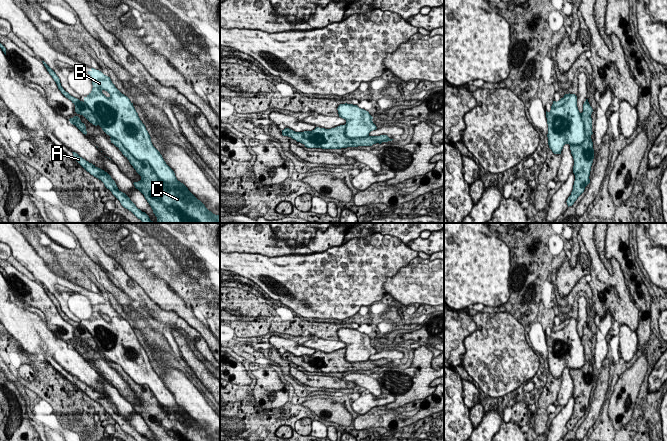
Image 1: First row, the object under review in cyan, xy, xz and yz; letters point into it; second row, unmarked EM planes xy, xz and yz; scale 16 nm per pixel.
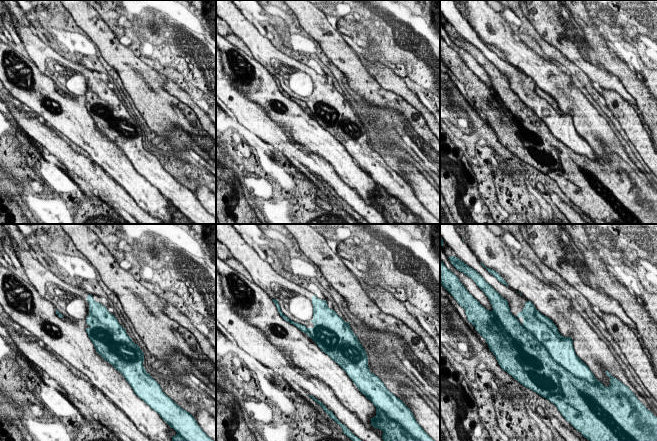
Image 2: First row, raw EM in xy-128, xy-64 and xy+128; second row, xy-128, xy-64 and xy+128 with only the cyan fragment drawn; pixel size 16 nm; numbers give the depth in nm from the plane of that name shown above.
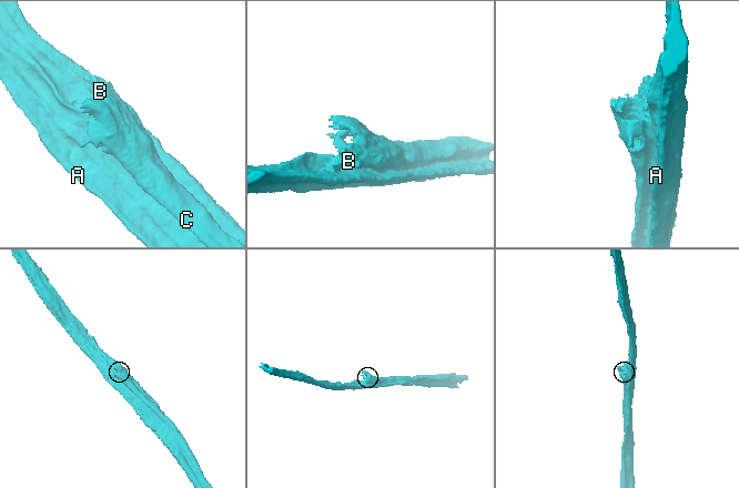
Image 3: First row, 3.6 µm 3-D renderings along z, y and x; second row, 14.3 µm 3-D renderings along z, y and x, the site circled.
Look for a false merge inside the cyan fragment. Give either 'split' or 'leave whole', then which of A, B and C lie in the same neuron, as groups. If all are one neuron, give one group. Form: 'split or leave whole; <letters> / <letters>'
split; A C / B

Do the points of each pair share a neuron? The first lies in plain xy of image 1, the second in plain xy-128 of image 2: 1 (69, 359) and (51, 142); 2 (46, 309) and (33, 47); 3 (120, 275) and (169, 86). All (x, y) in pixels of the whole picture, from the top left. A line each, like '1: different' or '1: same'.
1: same
2: different
3: different

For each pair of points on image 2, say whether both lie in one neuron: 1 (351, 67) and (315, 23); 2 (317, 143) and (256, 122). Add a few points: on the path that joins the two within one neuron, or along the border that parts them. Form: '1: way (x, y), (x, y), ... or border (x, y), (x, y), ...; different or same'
1: way (343, 56), (322, 34); same
2: border (271, 118), (295, 140), (307, 148); different

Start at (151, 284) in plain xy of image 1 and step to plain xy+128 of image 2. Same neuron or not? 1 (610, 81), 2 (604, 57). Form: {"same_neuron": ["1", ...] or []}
{"same_neuron": ["2"]}

